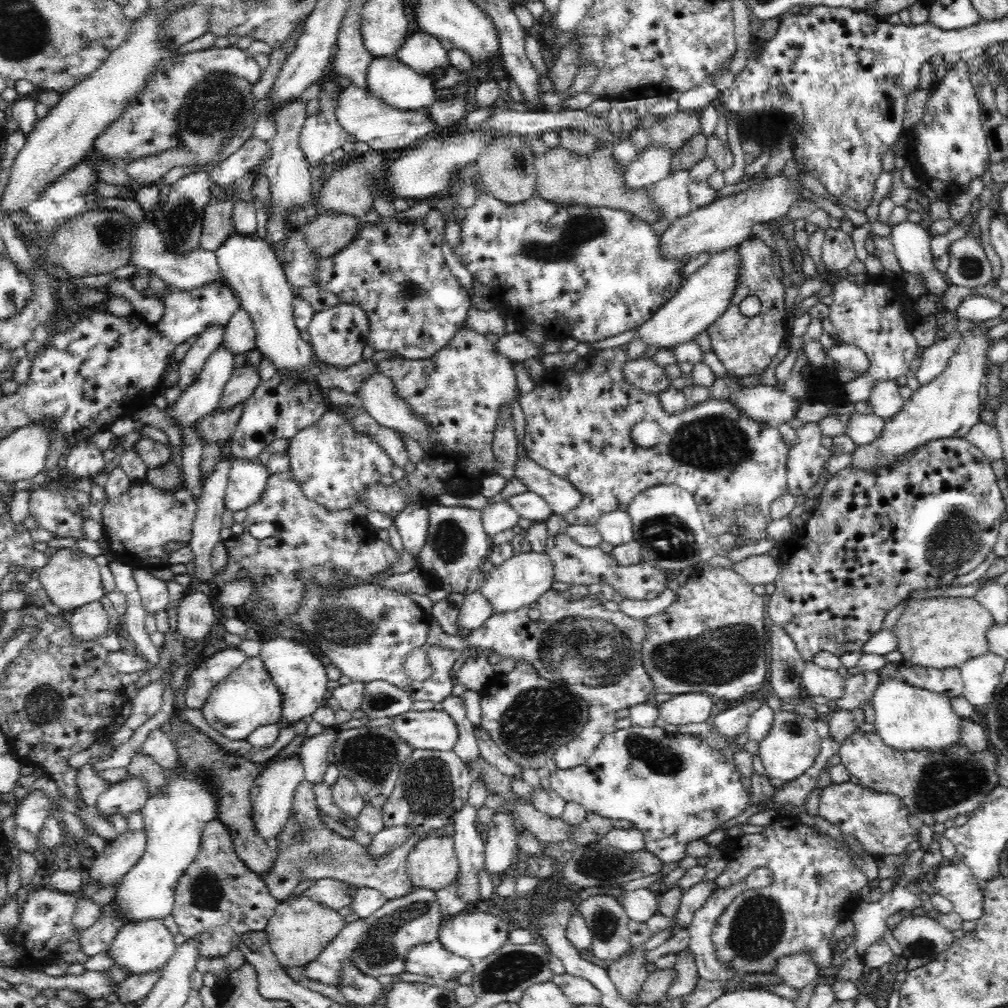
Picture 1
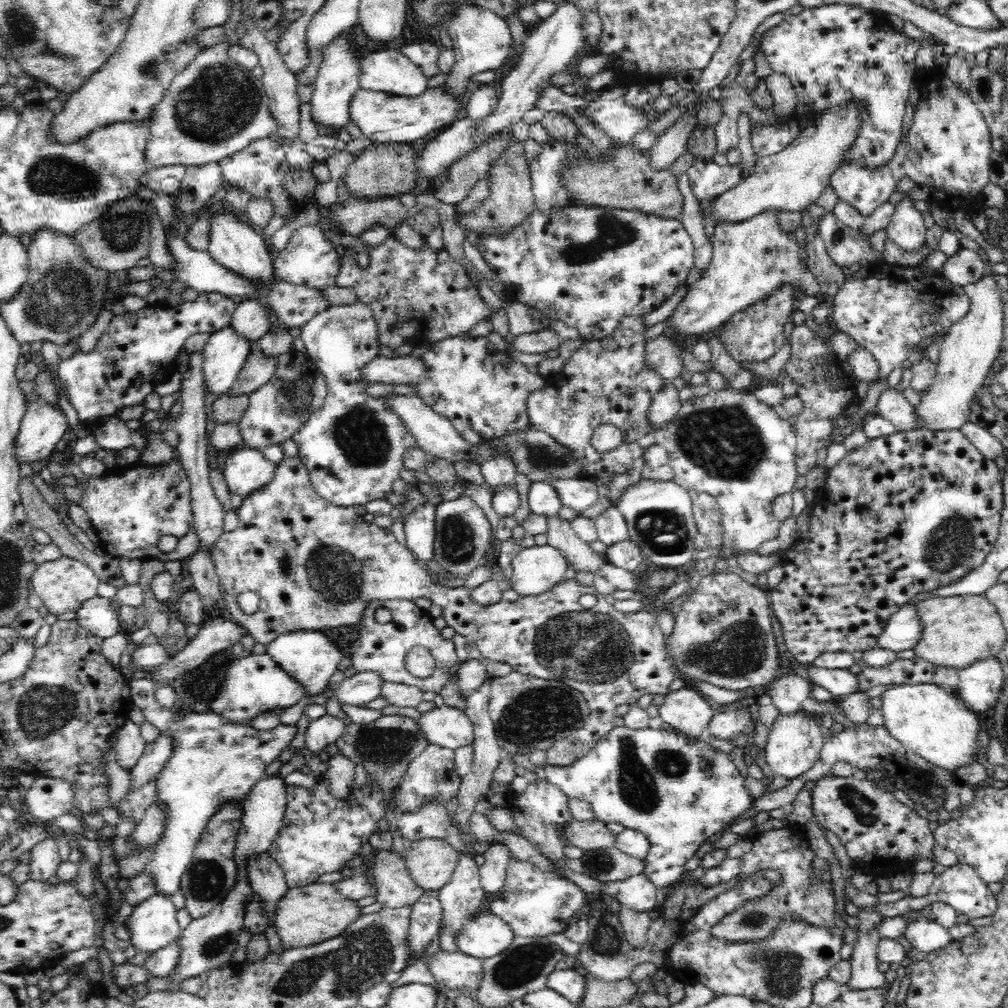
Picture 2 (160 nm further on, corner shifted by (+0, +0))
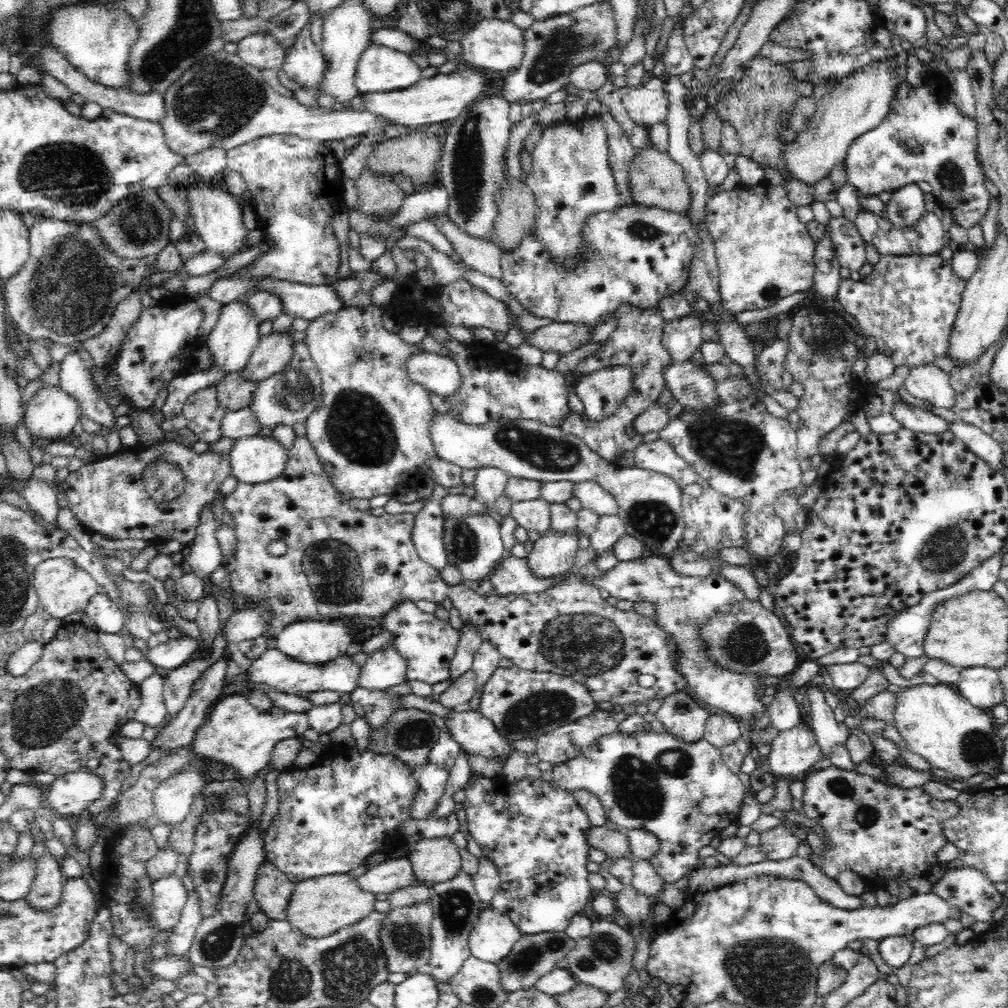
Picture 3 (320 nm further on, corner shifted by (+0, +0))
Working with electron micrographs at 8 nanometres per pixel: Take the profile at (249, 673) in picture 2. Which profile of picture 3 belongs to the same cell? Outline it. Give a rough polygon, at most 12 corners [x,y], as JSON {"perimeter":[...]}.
{"perimeter":[[277,648],[251,662],[248,680],[286,694],[351,693],[360,667],[348,654],[321,665]]}

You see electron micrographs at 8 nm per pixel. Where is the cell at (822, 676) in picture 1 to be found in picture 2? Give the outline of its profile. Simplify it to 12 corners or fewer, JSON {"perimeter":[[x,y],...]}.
{"perimeter":[[812,664],[812,686],[823,686],[837,702],[858,690],[858,674]]}

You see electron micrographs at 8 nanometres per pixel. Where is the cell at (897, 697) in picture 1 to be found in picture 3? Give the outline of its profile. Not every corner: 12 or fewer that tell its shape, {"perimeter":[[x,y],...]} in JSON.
{"perimeter":[[944,683],[901,688],[911,752],[962,780],[994,778],[1004,742]]}

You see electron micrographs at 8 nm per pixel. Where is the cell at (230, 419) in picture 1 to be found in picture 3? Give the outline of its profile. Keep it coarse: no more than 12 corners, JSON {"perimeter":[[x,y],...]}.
{"perimeter":[[229,372],[217,385],[219,404],[227,412],[246,408],[258,381]]}

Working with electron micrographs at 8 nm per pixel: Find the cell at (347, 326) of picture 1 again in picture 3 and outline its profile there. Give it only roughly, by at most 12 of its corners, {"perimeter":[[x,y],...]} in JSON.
{"perimeter":[[385,310],[310,321],[306,420],[348,500],[416,490],[439,414]]}

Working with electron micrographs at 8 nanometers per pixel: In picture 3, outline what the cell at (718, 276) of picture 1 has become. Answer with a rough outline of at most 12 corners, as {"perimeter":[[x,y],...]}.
{"perimeter":[[786,188],[708,199],[723,308],[814,288],[816,241]]}

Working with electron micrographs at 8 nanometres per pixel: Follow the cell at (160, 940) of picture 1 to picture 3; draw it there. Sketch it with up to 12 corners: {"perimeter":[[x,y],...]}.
{"perimeter":[[175,873],[153,882],[152,925],[173,929],[188,894]]}

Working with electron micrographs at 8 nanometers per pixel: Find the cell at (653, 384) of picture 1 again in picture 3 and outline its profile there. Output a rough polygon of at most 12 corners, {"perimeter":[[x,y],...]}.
{"perimeter":[[690,314],[668,322],[663,346],[686,362],[705,342],[703,322]]}

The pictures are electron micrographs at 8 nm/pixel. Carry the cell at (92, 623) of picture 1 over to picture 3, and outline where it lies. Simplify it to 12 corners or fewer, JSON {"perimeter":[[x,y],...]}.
{"perimeter":[[106,593],[84,611],[105,633],[123,633],[126,614]]}

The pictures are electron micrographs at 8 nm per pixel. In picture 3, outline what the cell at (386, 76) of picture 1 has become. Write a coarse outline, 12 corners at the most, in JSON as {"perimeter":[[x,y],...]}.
{"perimeter":[[370,43],[356,67],[361,93],[421,80],[409,54]]}

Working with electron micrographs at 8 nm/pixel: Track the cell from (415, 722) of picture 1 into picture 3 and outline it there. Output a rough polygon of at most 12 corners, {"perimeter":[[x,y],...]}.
{"perimeter":[[454,710],[445,727],[466,753],[508,757],[512,741],[480,712]]}

